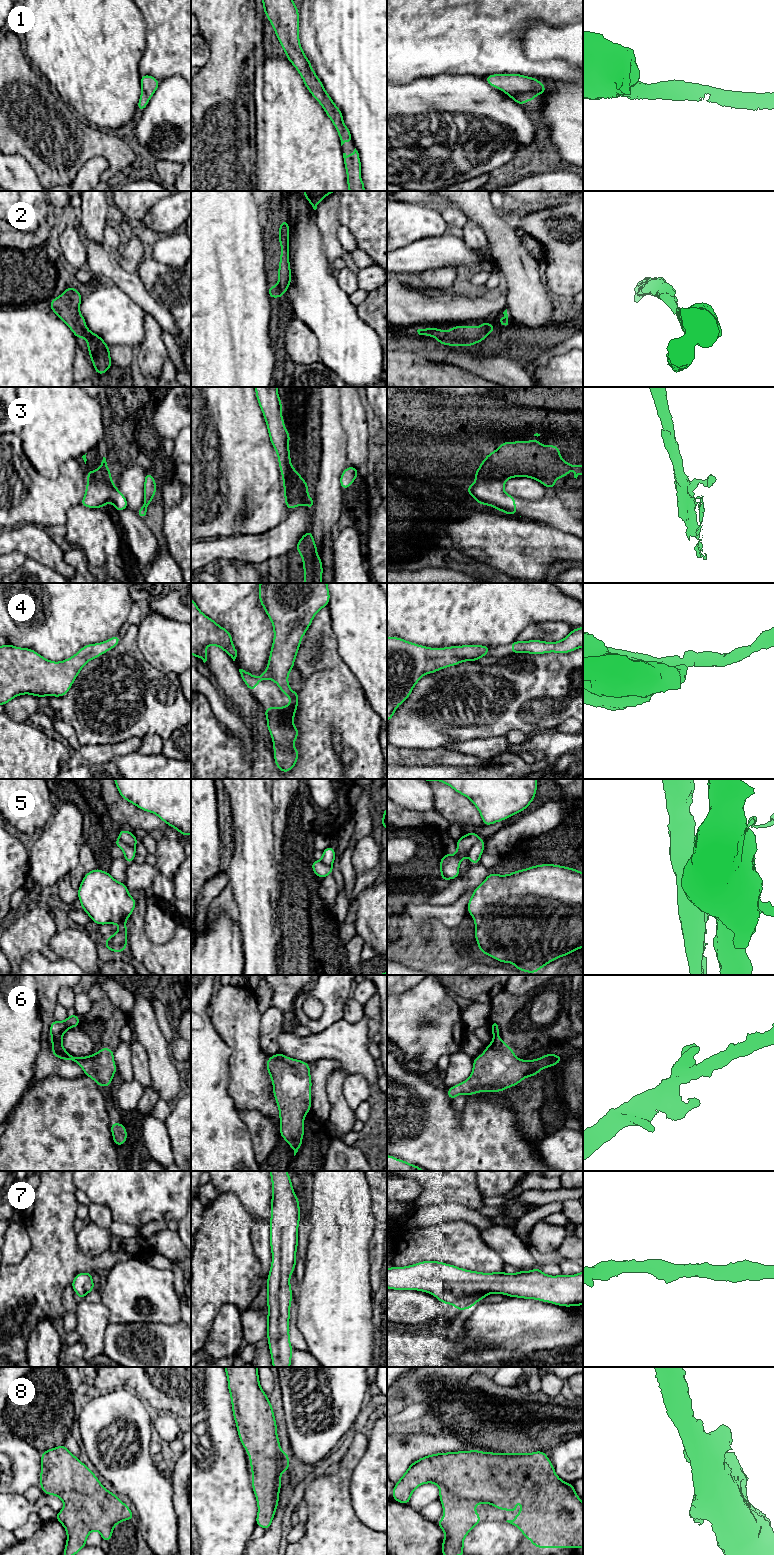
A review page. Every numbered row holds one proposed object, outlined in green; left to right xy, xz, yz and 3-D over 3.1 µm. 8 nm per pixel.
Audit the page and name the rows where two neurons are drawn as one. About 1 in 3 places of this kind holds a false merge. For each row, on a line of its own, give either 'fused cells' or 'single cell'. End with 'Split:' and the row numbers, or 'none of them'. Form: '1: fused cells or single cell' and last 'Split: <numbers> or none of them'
1: single cell
2: single cell
3: fused cells
4: single cell
5: fused cells
6: single cell
7: single cell
8: single cell
Split: 3, 5

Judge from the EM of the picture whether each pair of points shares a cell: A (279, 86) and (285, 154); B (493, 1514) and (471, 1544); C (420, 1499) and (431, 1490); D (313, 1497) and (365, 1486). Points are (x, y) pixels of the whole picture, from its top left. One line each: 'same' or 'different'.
A: same
B: different
C: same
D: different

